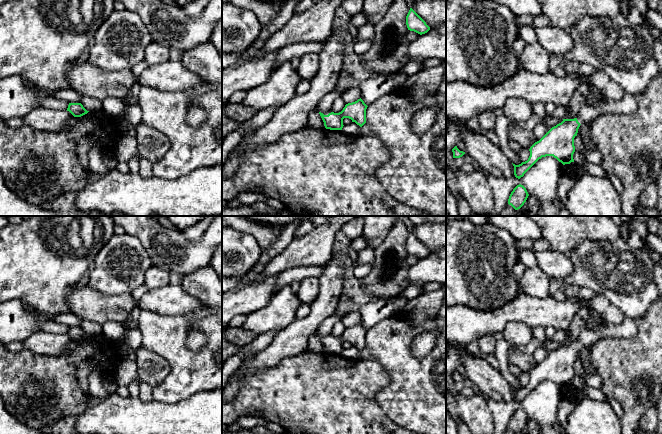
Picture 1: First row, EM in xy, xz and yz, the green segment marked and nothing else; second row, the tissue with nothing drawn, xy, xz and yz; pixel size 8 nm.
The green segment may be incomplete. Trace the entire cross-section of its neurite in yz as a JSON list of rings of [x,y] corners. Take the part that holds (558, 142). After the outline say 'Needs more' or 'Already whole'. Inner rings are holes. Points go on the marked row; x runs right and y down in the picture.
[[[624,93],[620,100],[605,99],[596,107],[582,104],[576,118],[563,119],[561,123],[552,127],[539,141],[530,147],[530,156],[527,161],[519,165],[513,164],[515,177],[518,179],[523,177],[542,157],[553,156],[563,165],[574,162],[574,138],[577,136],[581,124],[589,126],[599,115],[606,113],[631,114],[637,108],[638,103],[636,98],[628,93]]]. Needs more

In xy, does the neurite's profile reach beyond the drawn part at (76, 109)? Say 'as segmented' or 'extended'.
as segmented

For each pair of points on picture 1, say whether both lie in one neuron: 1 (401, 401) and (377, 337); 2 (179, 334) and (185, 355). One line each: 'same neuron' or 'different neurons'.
1: same neuron
2: same neuron

